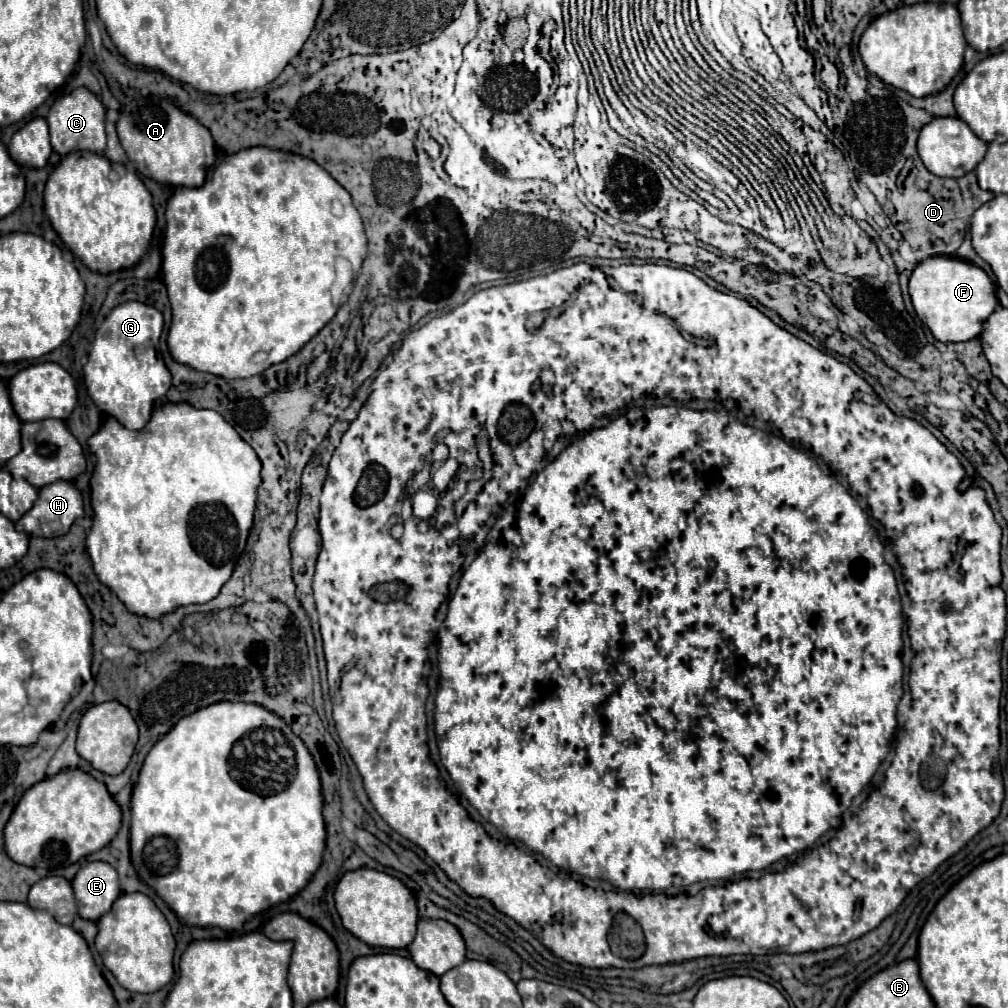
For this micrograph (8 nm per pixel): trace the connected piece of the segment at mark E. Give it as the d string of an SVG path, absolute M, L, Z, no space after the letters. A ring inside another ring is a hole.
M90 861L82 865L72 879L78 915L90 921L100 919L120 895L118 873L104 861Z

